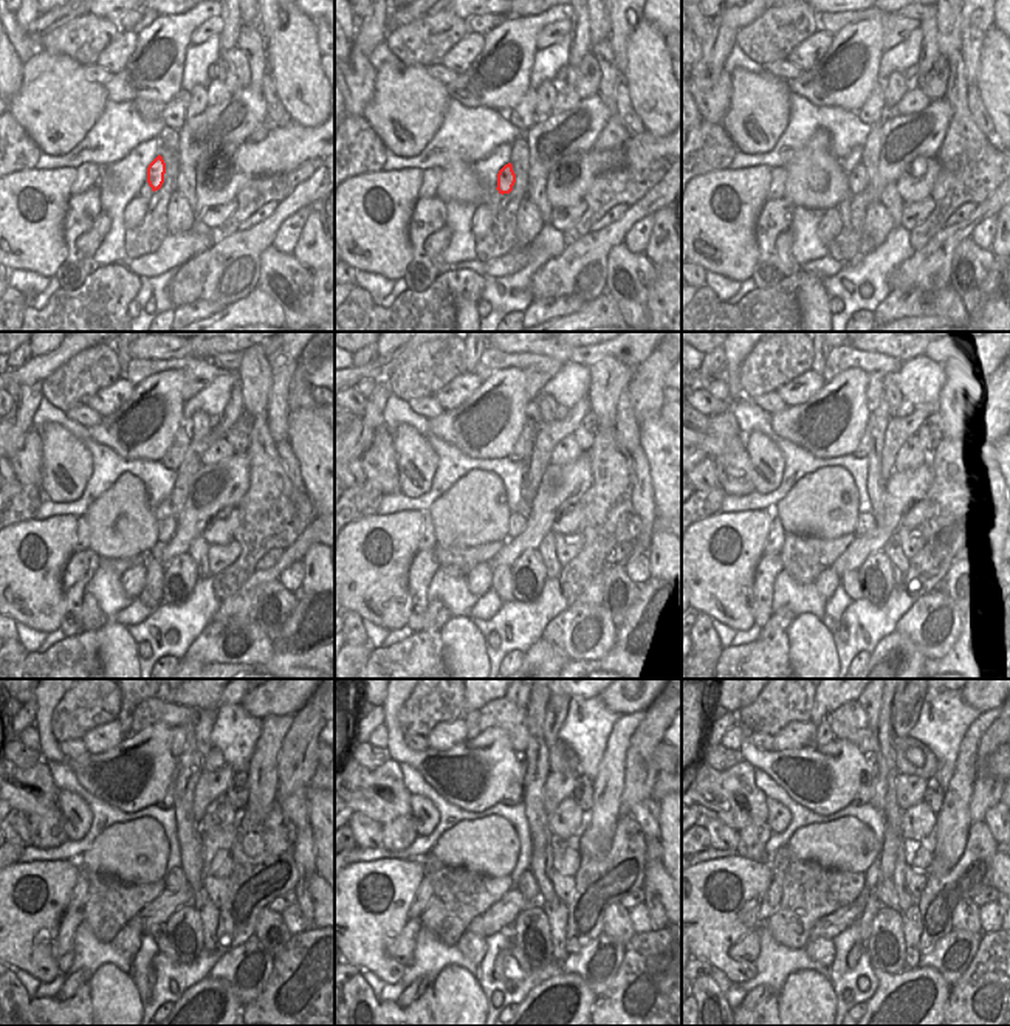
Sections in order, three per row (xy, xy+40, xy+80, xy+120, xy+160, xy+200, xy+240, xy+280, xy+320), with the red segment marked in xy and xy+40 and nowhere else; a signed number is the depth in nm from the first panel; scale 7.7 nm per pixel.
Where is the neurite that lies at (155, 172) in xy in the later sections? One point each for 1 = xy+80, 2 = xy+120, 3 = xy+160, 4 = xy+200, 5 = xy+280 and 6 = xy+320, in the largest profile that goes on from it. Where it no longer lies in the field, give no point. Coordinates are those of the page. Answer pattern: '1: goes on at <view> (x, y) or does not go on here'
1: goes on at xy+80 (857, 179)
2: goes on at xy+120 (168, 524)
3: goes on at xy+160 (516, 519)
4: goes on at xy+200 (866, 524)
5: goes on at xy+280 (527, 885)
6: goes on at xy+320 (886, 891)

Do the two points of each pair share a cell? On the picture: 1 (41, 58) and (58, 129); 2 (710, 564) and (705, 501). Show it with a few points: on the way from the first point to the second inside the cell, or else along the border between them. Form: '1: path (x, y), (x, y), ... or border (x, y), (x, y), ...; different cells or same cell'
1: path (45, 75), (54, 89), (56, 112); same cell
2: border (719, 512), (697, 521); different cells

